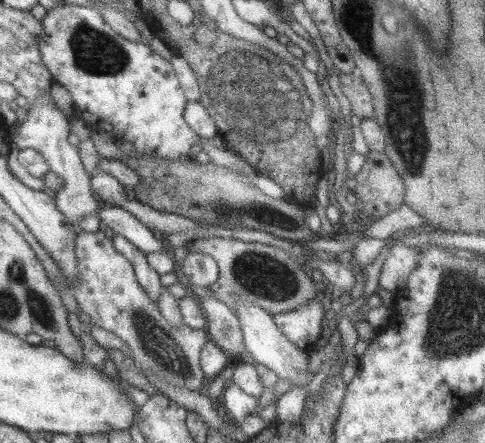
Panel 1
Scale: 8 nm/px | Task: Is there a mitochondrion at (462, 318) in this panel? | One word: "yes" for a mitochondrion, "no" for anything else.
yes

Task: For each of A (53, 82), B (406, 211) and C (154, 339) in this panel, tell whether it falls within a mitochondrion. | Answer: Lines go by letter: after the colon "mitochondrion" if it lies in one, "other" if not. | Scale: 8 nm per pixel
A: other
B: other
C: mitochondrion

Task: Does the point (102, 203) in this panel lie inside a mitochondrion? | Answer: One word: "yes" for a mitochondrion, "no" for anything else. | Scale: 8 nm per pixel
no

